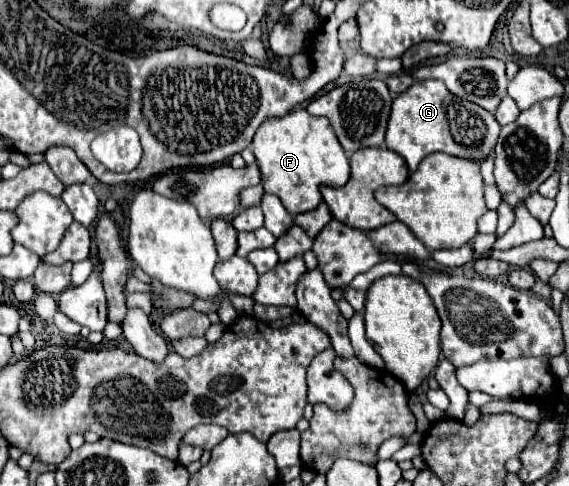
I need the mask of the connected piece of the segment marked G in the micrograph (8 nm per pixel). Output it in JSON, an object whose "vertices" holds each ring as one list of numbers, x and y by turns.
{"vertices":[[415,81,403,95,393,99,389,125,385,133,385,145,405,157,411,171,417,169,419,161,431,153,447,153,459,155,465,159,481,161,485,159,497,141,501,127,495,121,493,113,483,107,459,99,451,91,447,91,441,81]]}

